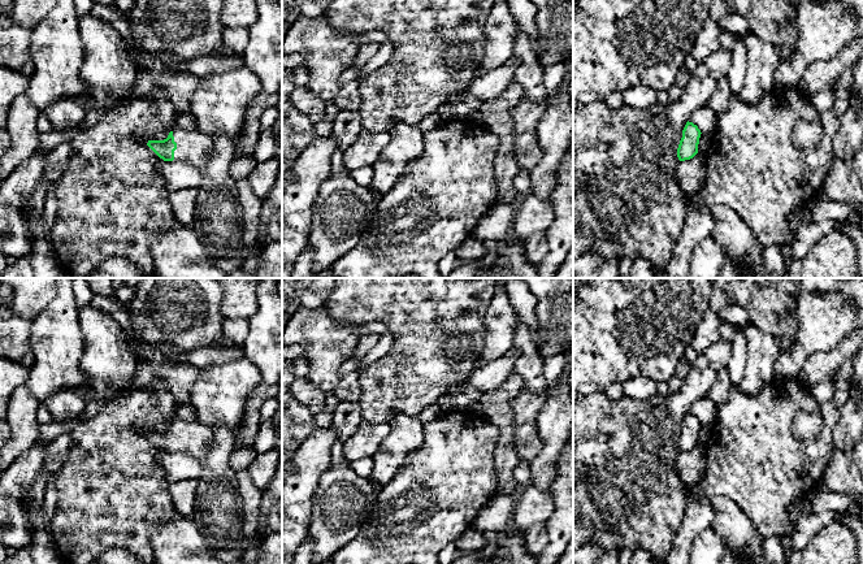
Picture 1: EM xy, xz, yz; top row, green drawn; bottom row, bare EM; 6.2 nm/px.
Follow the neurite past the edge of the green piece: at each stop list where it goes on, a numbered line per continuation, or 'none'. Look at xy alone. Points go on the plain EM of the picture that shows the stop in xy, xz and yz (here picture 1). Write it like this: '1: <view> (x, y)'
1: xy (194, 439)

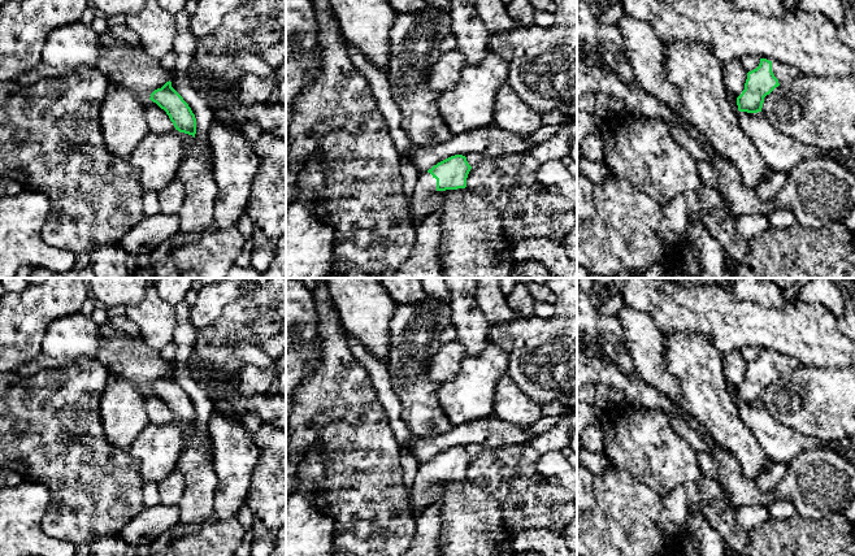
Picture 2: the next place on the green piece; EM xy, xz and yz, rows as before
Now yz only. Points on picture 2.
1: yz (785, 364)

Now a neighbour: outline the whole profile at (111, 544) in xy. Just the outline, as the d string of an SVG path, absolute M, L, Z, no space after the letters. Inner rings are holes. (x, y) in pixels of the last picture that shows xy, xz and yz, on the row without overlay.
M116 530L112 534L105 534L91 542L91 556L126 556L129 544L126 543L122 531Z

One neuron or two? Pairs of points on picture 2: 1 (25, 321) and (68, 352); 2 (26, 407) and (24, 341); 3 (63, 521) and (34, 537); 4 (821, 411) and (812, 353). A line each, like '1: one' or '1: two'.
1: two
2: two
3: two
4: two

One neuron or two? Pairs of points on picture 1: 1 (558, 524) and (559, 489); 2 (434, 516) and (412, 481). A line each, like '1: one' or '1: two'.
1: one
2: one

